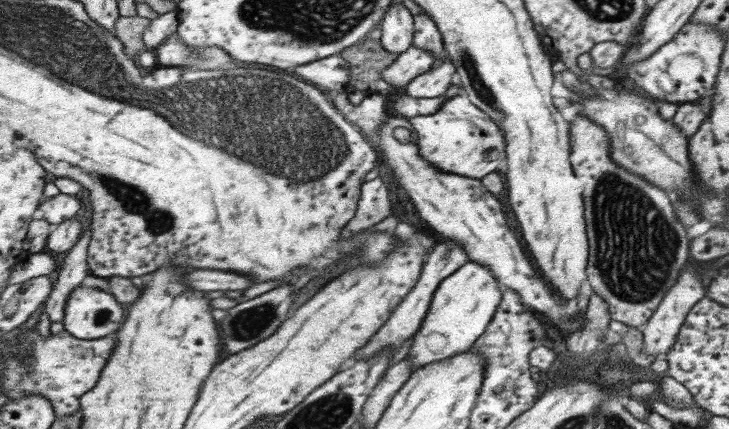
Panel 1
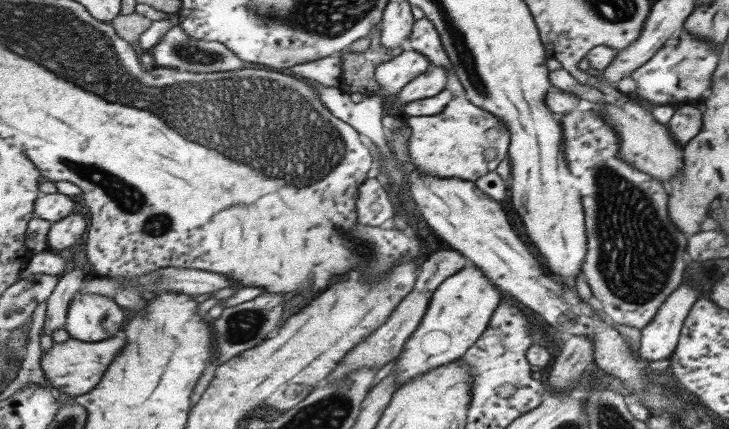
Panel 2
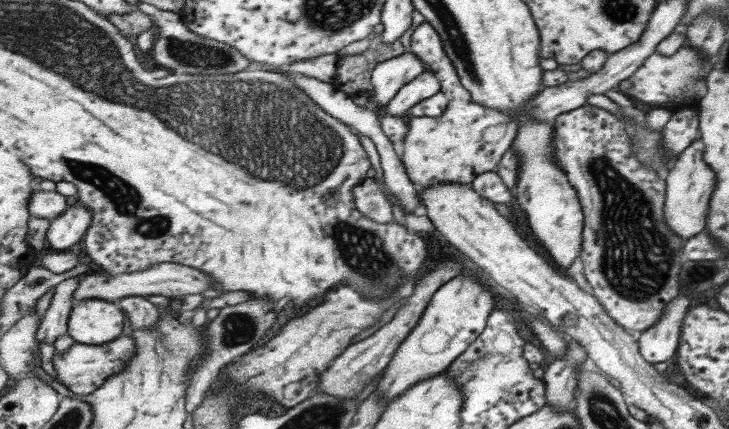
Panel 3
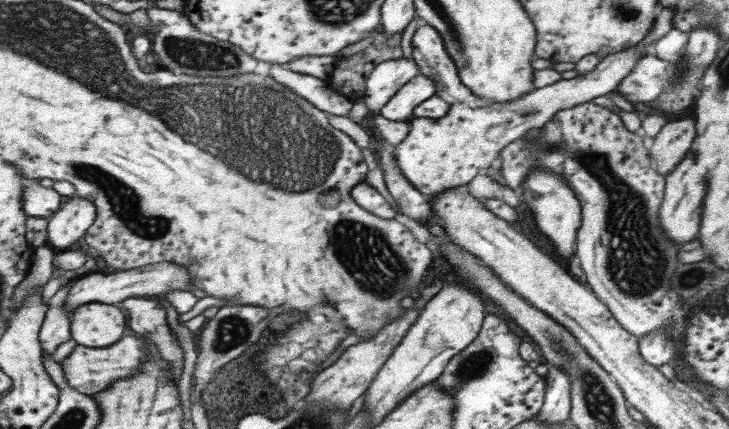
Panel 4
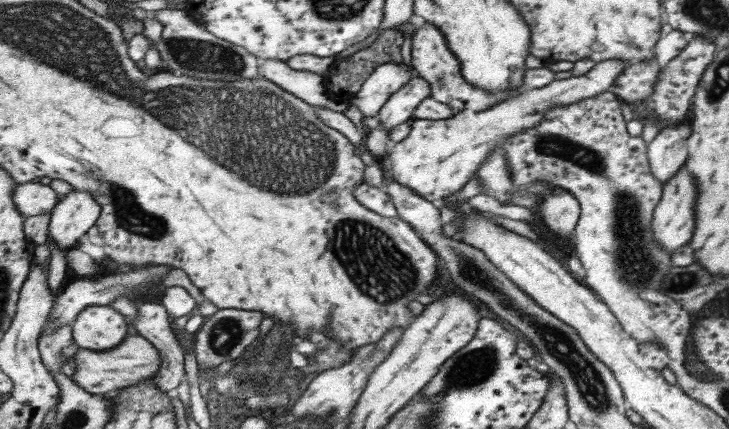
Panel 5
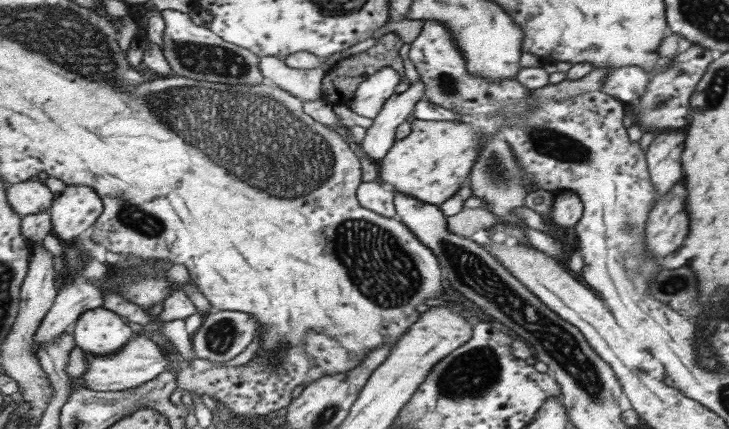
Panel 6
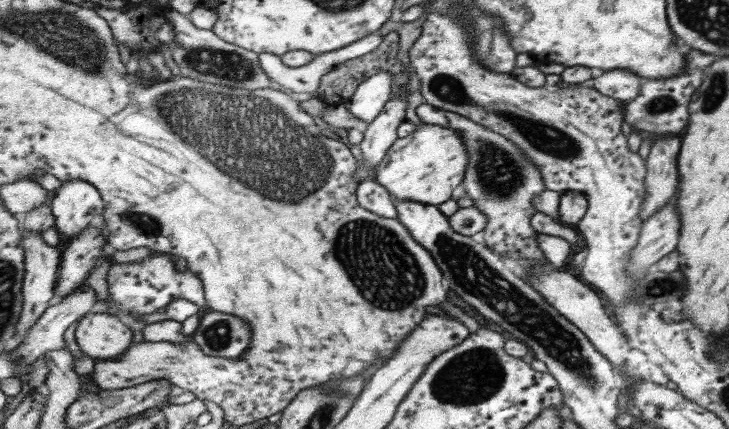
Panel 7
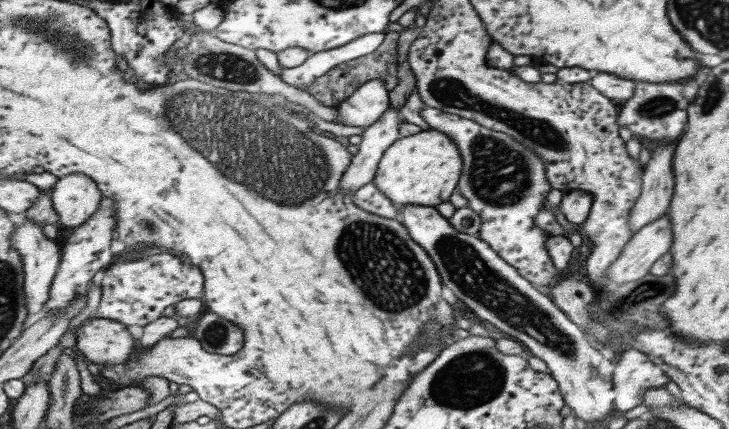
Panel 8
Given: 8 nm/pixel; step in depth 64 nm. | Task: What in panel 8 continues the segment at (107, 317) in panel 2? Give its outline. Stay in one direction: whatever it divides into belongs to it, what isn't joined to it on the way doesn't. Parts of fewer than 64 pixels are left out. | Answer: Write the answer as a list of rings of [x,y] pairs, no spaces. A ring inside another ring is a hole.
[[[88,318],[77,330],[76,348],[93,364],[127,364],[135,355],[137,339],[127,325],[109,318]]]

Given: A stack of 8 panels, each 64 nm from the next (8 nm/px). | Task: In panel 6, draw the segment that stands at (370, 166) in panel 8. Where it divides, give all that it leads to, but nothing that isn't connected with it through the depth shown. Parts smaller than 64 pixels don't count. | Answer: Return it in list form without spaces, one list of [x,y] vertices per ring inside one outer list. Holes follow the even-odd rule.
[[[417,80],[396,92],[384,104],[382,112],[374,119],[374,124],[366,130],[361,142],[363,151],[378,164],[387,156],[398,140],[401,124],[411,121],[417,103],[425,98],[425,82]]]

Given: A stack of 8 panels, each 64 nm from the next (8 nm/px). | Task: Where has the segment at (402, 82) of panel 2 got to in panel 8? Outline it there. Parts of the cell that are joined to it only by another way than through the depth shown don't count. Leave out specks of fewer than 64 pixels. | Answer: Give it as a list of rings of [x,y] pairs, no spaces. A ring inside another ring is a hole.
[[[383,78],[369,80],[339,105],[336,123],[365,129],[382,119],[389,104],[387,82]]]

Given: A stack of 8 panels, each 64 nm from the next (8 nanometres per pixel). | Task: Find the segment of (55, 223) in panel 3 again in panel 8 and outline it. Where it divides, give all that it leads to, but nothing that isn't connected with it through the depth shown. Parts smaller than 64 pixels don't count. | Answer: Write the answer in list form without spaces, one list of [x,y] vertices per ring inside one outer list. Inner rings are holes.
[[[85,174],[60,178],[52,193],[60,224],[72,230],[93,218],[105,200],[97,182]]]

